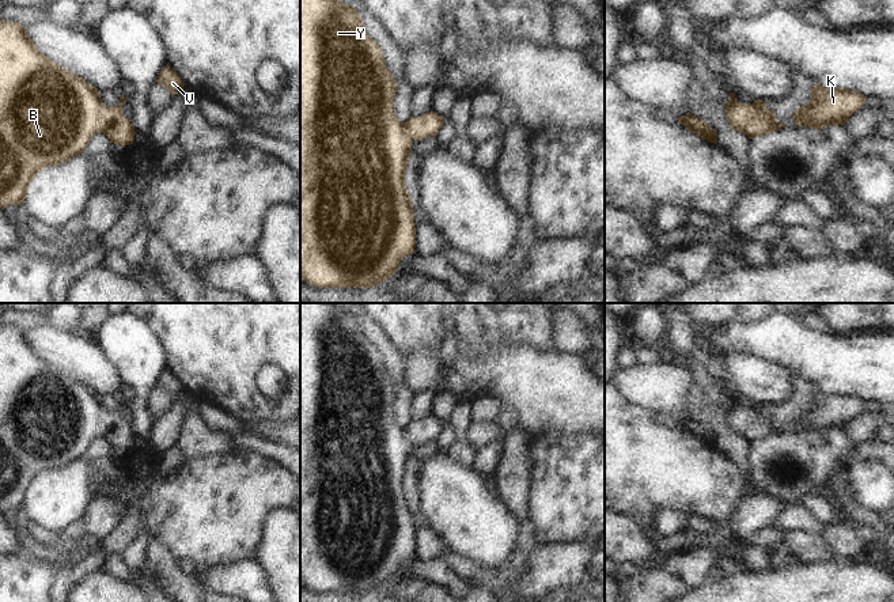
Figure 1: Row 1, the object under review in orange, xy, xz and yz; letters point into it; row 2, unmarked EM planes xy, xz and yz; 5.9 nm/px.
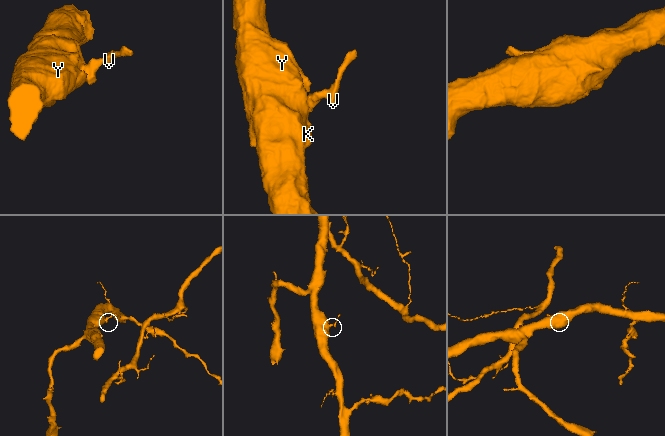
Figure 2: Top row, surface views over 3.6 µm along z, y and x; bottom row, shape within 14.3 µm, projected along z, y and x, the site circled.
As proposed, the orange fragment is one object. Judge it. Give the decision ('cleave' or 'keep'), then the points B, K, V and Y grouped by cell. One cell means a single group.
keep; B K V Y

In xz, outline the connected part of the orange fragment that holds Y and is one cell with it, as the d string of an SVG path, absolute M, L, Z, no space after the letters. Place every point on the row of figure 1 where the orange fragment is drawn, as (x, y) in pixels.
M300 0L300 277L318 288L371 288L390 279L399 261L416 251L416 211L405 188L405 170L412 155L412 141L436 136L446 118L436 111L401 122L394 111L397 83L390 73L383 49L368 35L361 15L340 0Z

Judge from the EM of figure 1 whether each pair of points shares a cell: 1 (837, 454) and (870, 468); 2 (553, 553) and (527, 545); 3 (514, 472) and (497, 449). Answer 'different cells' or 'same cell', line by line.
1: different cells
2: different cells
3: different cells

